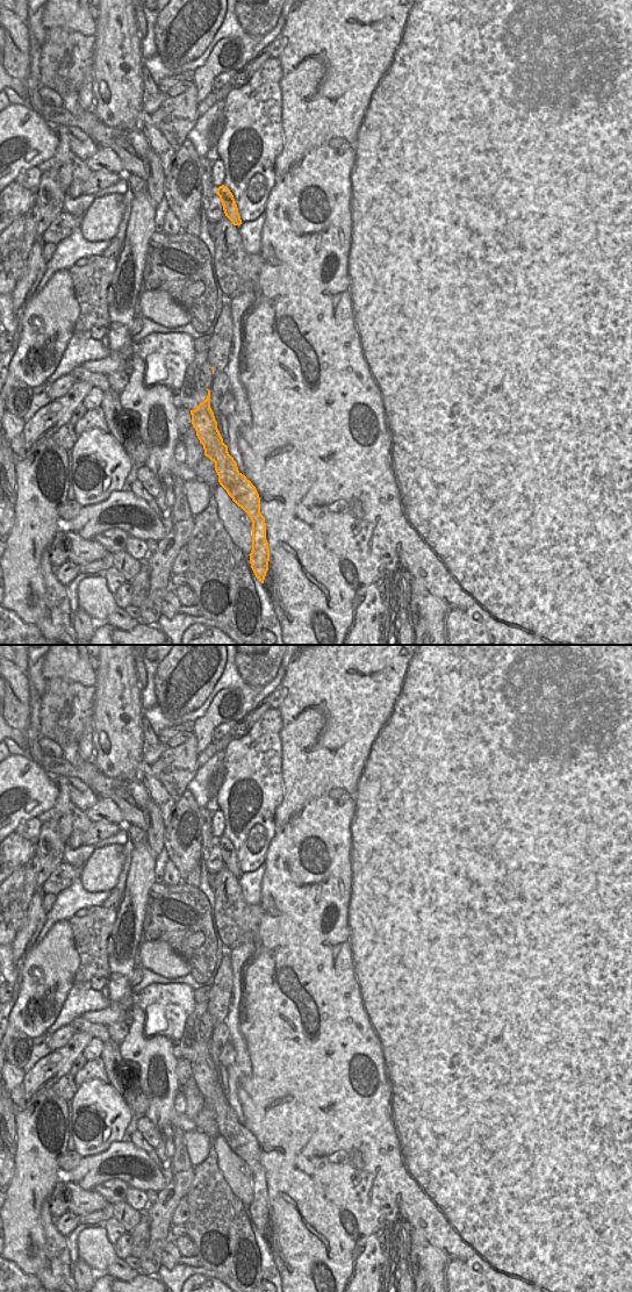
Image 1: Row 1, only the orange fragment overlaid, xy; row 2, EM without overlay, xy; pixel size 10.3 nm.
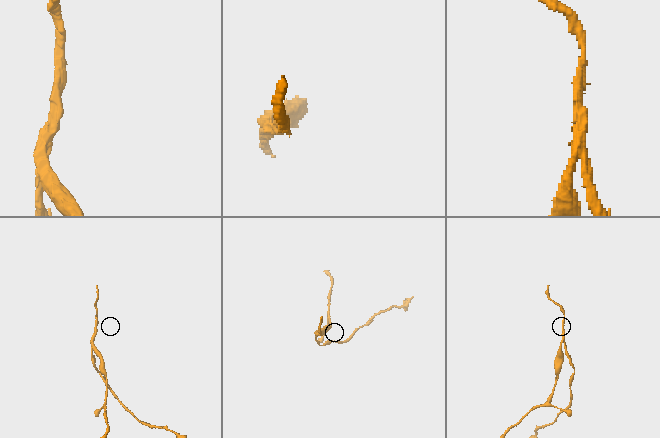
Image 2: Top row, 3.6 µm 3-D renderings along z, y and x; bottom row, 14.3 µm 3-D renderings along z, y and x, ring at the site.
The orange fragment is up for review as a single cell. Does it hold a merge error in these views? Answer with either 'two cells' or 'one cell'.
two cells

